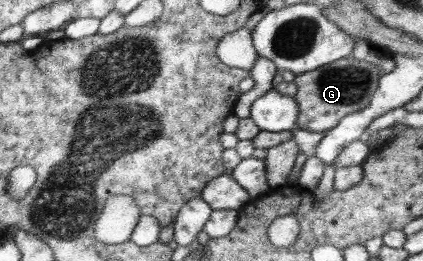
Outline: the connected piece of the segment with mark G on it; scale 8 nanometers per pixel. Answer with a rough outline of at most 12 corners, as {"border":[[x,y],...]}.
{"border":[[349,57],[296,74],[296,127],[323,133],[366,108],[377,67]]}

